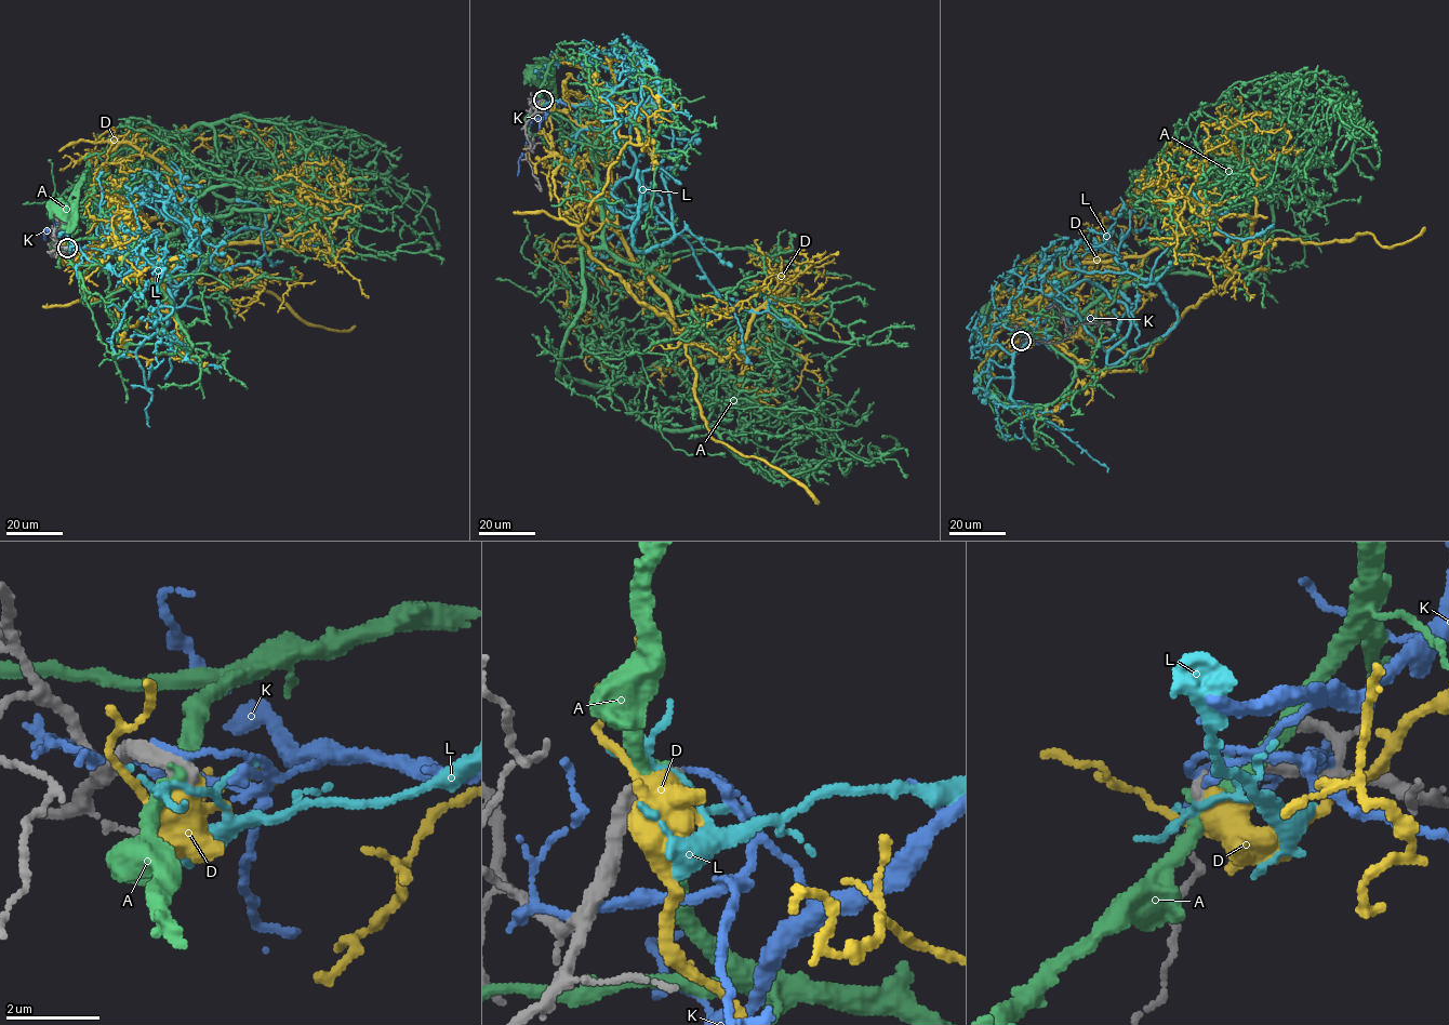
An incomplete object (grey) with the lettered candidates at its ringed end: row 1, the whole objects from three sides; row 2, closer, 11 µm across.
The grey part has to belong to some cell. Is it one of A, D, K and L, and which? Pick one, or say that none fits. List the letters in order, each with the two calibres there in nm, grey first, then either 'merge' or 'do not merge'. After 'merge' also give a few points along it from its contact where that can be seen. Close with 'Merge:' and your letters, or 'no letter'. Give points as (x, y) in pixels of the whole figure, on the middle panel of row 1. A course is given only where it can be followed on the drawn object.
A: 440 nm thick on the grey side, 280 nm on the other; do not merge
D: 400 nm thick on the grey side, 340 nm on the other; do not merge
K: 480 nm thick on the grey side, 130 nm on the other; do not merge
L: 400 nm thick on the grey side, 120 nm on the other; do not merge
Merge: no letter

